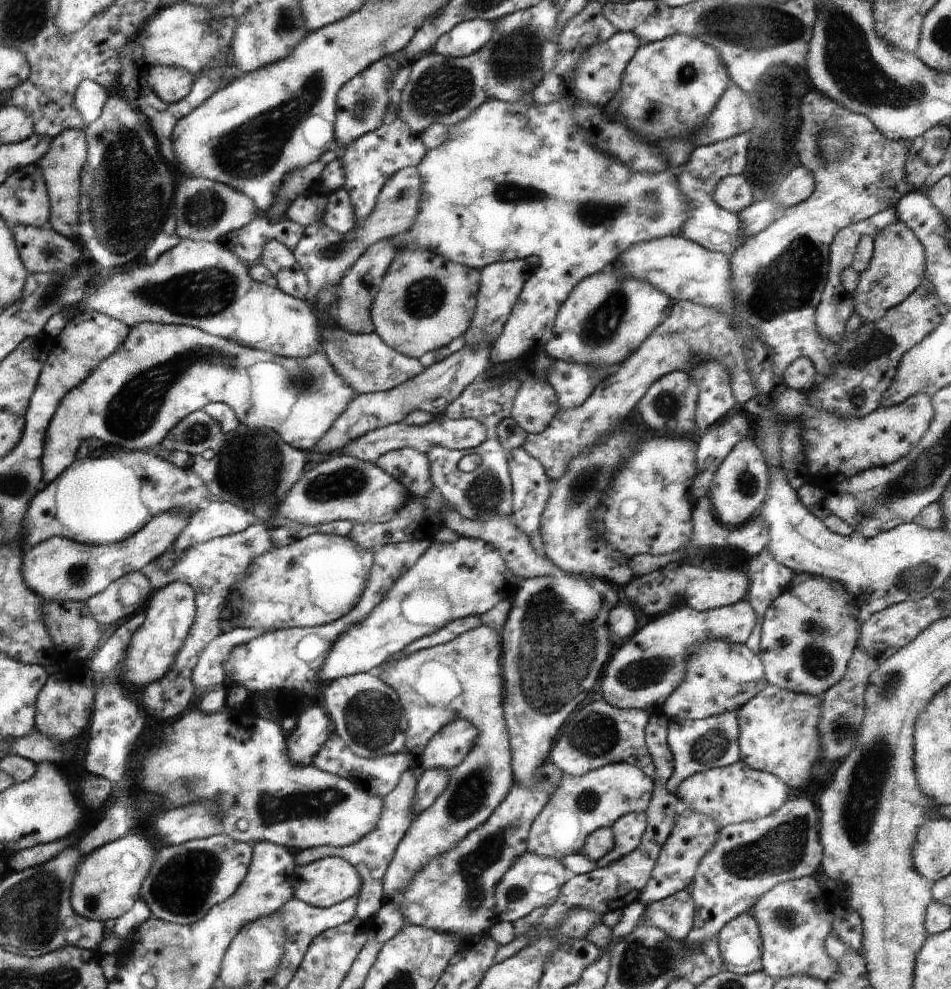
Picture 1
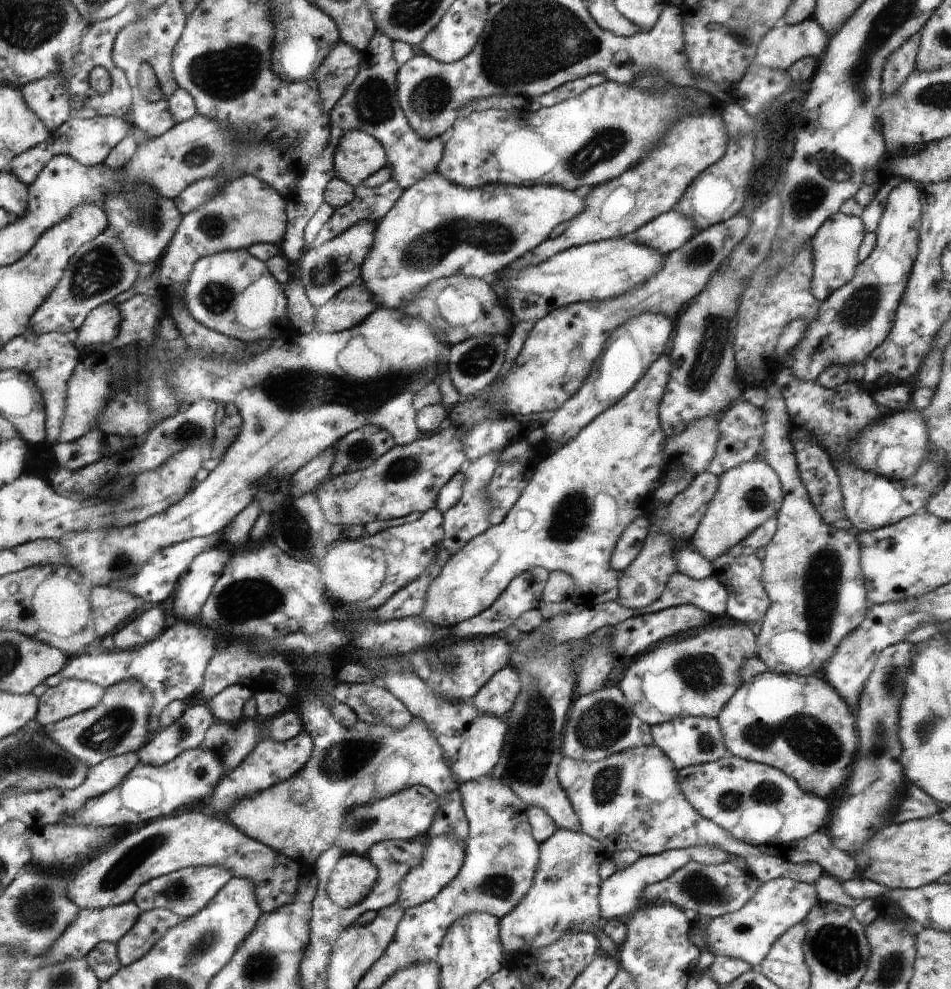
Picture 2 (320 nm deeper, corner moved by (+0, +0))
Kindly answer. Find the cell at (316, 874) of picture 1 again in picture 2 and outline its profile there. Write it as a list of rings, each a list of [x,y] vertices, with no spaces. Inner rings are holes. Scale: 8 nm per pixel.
[[[346,854],[325,884],[327,897],[344,910],[360,905],[372,892],[378,876],[377,867],[368,857]]]

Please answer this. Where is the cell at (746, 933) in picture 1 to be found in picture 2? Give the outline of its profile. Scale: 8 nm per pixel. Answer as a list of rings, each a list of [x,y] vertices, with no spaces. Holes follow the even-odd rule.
[[[788,877],[770,879],[740,910],[711,918],[705,924],[707,949],[715,958],[730,956],[747,962],[752,968],[759,968],[774,942],[789,928],[805,920],[818,901],[816,893],[814,885]]]

